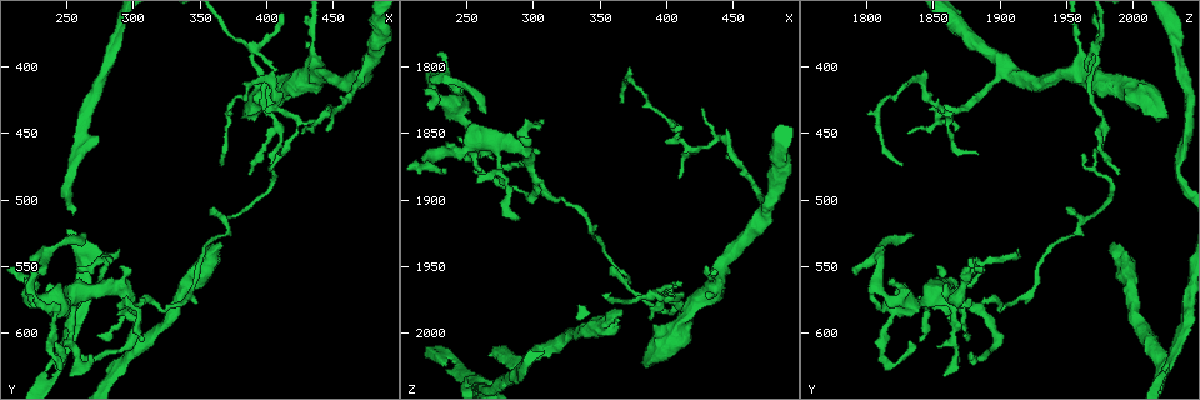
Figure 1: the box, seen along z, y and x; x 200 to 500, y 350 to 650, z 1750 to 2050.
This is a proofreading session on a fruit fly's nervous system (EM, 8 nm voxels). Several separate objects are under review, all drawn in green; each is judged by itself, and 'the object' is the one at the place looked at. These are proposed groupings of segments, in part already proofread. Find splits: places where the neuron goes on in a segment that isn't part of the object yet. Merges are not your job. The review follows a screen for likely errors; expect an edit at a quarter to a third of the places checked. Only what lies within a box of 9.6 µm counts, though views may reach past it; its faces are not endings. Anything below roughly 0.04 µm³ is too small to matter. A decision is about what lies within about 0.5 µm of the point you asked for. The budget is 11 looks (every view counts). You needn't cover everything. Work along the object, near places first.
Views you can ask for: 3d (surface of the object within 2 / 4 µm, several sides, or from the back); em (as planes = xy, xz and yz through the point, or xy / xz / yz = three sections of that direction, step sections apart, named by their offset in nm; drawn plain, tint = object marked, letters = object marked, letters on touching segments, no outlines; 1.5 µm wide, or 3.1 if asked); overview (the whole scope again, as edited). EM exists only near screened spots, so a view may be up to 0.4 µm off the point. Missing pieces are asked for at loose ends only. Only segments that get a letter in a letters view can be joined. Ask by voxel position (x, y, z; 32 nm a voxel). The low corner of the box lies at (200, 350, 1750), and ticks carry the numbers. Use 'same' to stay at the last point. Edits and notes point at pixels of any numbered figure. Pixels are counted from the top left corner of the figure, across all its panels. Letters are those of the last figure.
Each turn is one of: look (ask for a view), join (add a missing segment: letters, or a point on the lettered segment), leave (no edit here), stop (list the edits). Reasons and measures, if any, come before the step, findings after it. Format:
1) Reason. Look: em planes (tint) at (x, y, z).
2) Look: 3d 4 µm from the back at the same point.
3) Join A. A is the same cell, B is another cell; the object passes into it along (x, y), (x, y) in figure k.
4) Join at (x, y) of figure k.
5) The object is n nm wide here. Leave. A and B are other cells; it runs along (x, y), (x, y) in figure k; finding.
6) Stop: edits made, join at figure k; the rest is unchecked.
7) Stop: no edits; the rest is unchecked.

Thin end. Look: 3d 2 µm at (356, 506, 1950).

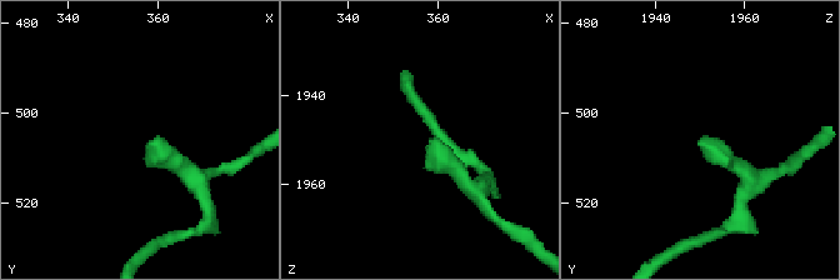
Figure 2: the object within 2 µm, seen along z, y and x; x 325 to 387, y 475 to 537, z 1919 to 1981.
Look: em yz step 4 (letters) at (358, 506, 1951).

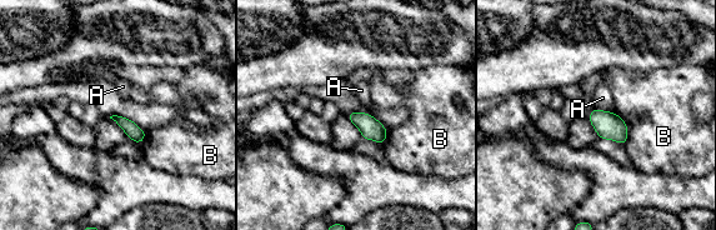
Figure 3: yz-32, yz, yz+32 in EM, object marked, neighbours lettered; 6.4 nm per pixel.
Look: em planes (letters) at the same point.

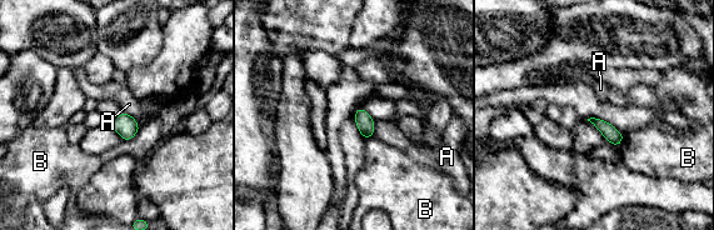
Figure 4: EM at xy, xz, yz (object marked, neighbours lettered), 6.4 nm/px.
Leave. A and B are other cells; a border runs along (375, 120), (373, 136) in figure 4; none of them fits.

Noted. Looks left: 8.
An open end. Look: em planes (letters) at (384, 436, 2028).

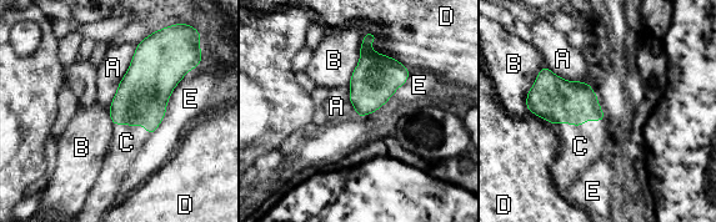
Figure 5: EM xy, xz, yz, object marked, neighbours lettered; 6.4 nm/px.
Join C. C is the same cell, A, B, D and E are other cells; the object passes into it along (556, 100), (576, 125), (580, 146) in figure 5; it goes on there.

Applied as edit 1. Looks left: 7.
Redraw. Look: overview.

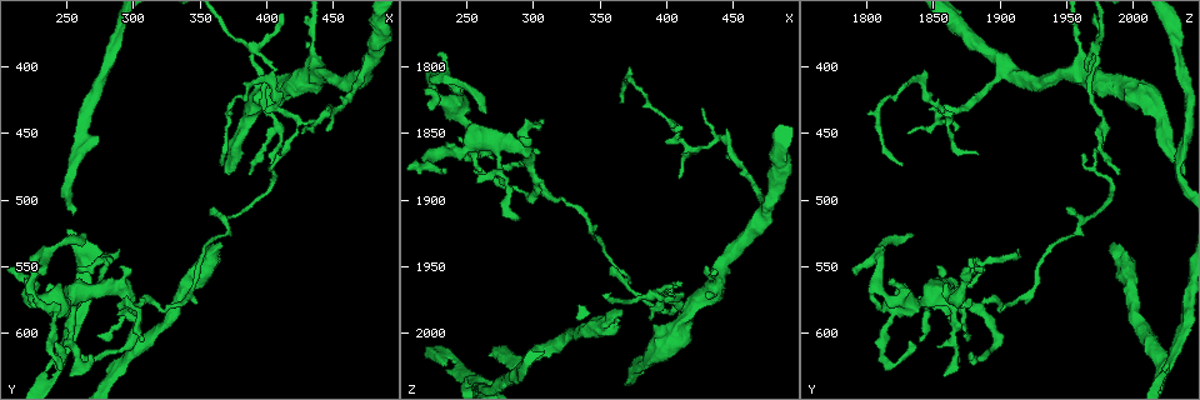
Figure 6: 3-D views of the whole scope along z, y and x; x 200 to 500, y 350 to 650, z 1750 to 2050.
Free end. Look: em planes (letters) at (270, 618, 1870).

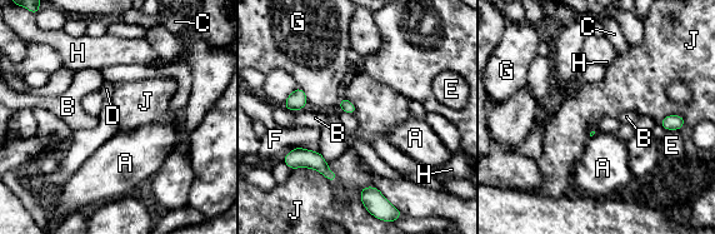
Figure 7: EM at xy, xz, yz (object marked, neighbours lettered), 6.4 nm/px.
Leave. A, B, C, D, E, F, G, H and J are other cells; no lettered segment goes on from it.

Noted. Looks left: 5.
An open end. Look: 3d 4 µm at (228, 554, 1790).

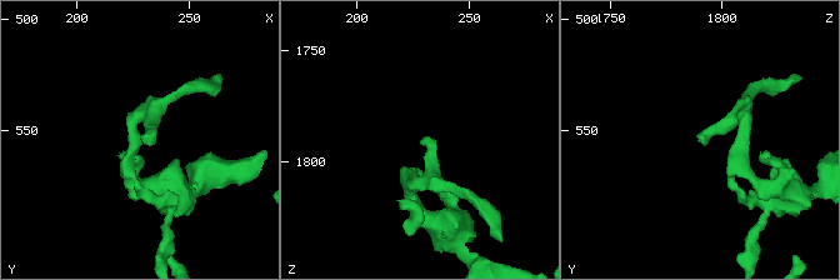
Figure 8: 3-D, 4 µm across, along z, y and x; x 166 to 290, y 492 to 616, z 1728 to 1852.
Need the tissue. Look: em yz step 4 (letters) at (230, 556, 1790).

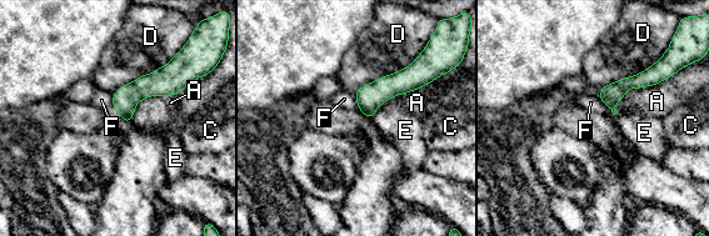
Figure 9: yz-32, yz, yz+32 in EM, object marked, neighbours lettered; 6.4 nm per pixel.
Another direction. Look: em planes (letters) at the same point.

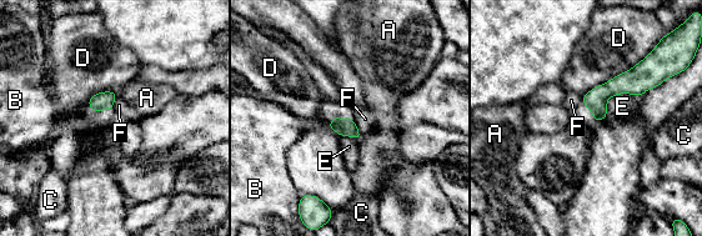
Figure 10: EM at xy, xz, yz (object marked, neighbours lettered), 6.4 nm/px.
The object is 120 nm wide here; the longest contact is with D, 500 nm. Leave. A, B, C, D, E and F are other cells; no lettered segment goes on from it.

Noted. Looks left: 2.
Stop: edits made, join at figure 5; the rest is unchecked.

